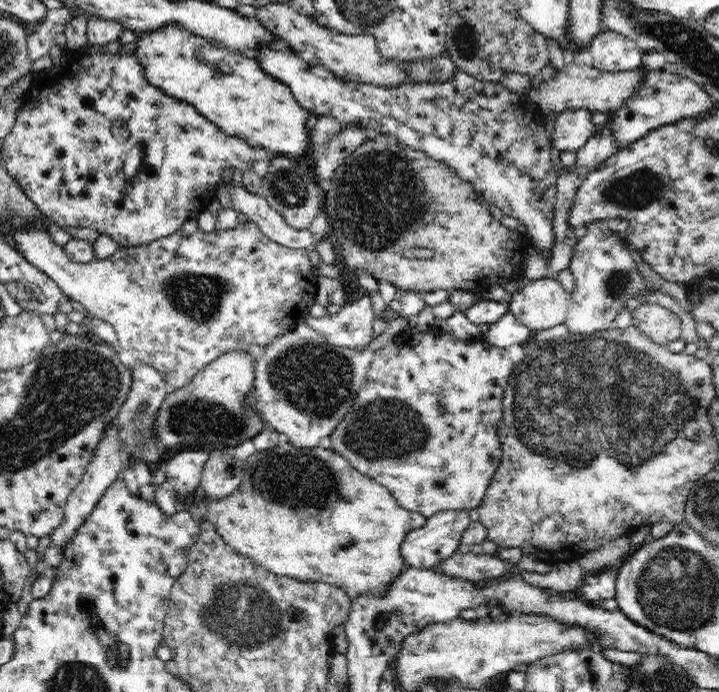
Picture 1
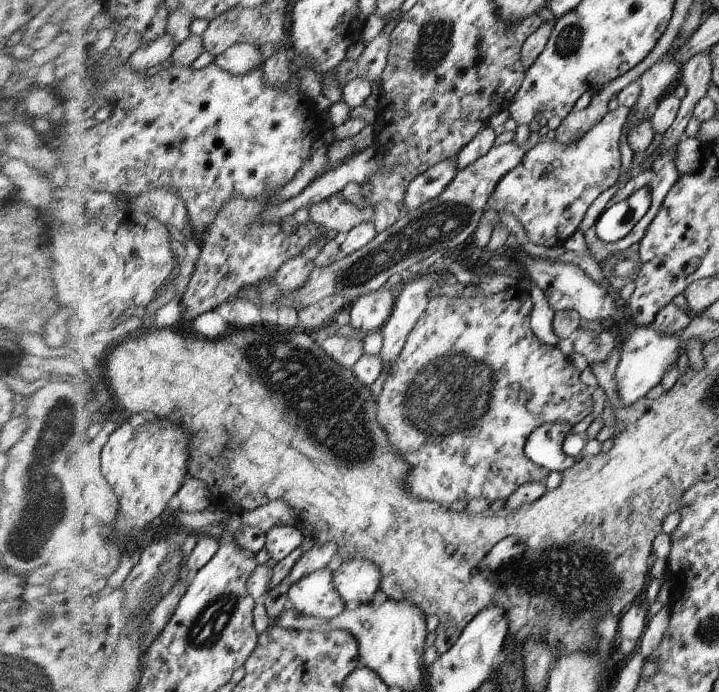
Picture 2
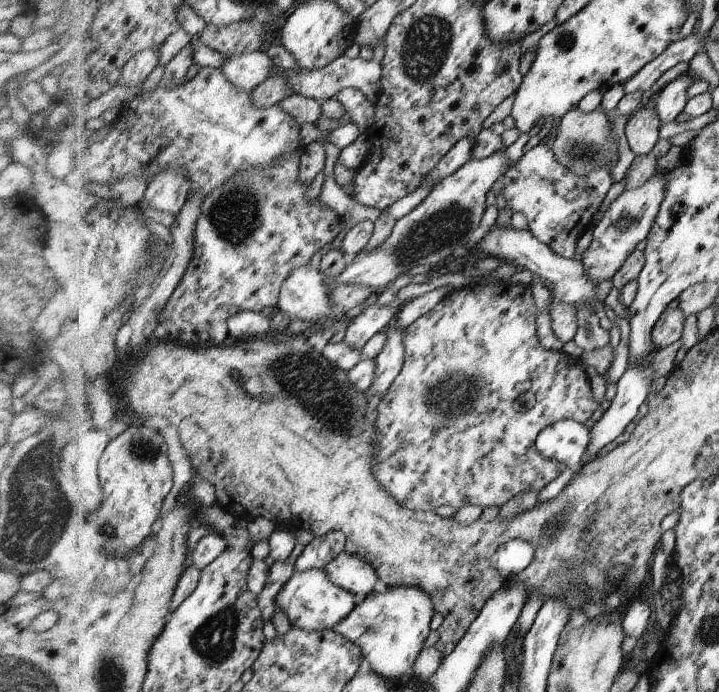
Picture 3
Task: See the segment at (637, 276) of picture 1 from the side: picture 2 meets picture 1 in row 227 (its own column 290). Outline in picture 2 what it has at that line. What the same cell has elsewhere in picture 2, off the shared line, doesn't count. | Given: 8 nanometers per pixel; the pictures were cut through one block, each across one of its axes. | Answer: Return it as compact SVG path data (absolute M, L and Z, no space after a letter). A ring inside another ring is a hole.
M328 567L295 583L289 592L289 602L299 616L316 616L324 620L336 618L347 607L333 584L333 572Z

